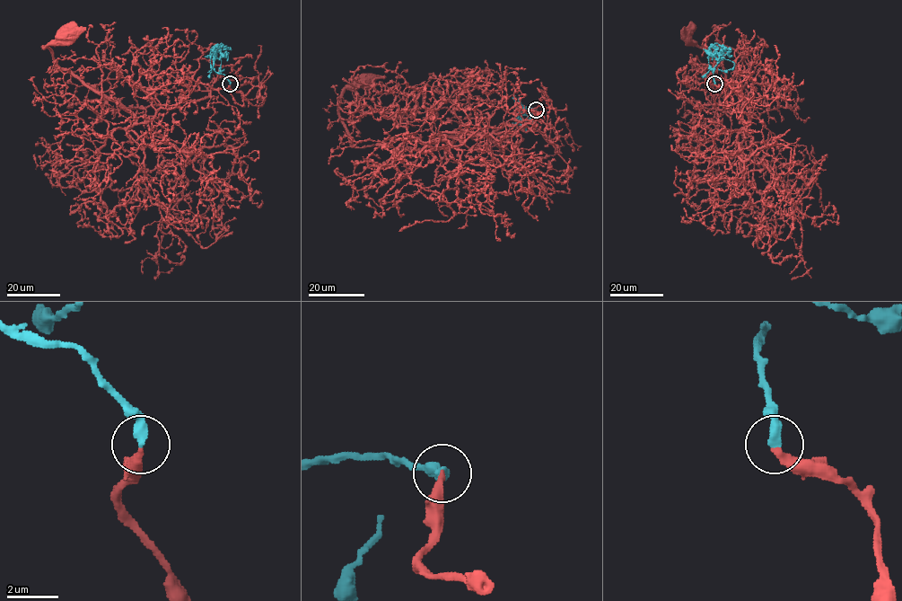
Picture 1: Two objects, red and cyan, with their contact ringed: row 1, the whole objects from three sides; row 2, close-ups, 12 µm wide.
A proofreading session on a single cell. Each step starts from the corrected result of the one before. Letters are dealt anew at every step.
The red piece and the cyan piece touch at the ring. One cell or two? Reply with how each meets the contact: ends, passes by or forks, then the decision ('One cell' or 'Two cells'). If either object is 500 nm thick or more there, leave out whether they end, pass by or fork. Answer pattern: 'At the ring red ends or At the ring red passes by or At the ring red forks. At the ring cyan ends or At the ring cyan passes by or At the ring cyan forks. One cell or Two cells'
At the ring red ends. At the ring cyan ends. One cell

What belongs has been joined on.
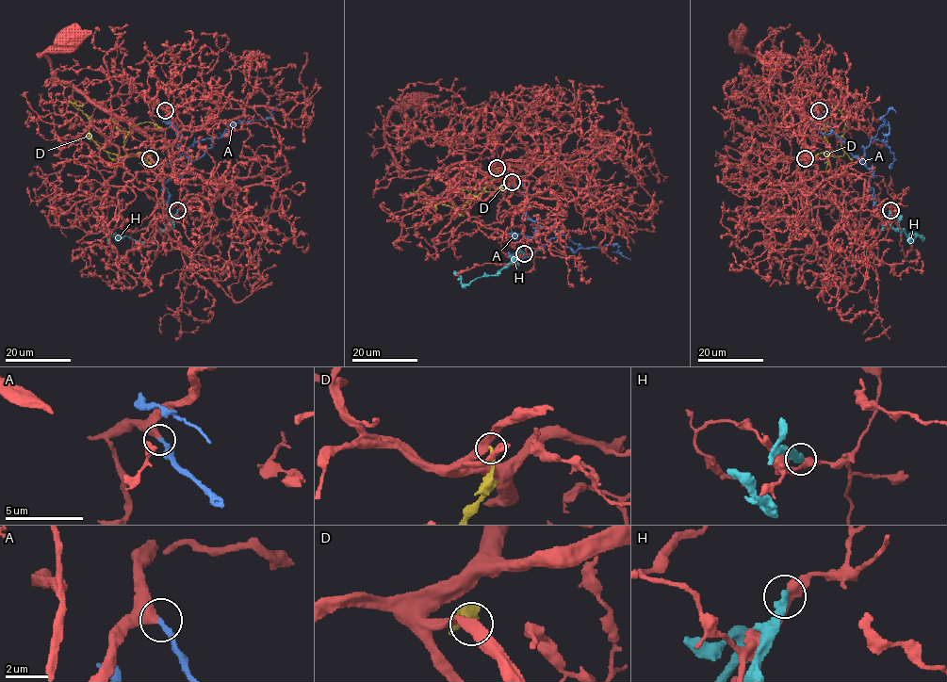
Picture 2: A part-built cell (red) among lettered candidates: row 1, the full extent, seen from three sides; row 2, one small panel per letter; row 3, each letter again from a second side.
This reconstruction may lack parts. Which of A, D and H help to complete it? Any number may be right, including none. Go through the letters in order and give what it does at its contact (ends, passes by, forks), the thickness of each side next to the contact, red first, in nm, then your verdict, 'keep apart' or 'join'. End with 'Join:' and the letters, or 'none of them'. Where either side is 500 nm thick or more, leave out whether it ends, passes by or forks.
A: it ends; calibres 480 and 280 nm; join
D: it ends; calibres 400 and 200 nm; keep apart
H: it ends; calibres 380 and 440 nm; keep apart
Join: A

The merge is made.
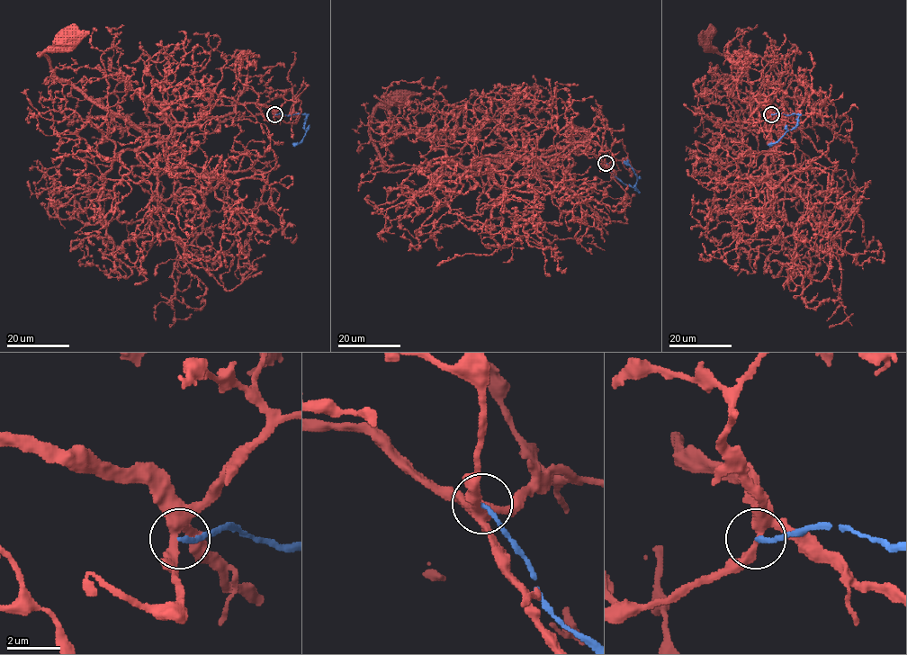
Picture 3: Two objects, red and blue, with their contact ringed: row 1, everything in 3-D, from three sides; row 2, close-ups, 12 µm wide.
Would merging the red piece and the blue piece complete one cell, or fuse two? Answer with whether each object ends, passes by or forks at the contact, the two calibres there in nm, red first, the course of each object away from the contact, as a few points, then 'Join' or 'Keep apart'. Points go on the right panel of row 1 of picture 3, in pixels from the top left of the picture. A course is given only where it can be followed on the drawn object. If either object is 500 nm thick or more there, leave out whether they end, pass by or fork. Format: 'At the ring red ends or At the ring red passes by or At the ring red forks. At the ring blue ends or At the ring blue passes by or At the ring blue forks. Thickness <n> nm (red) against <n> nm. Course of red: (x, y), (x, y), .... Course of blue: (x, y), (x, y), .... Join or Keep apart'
At the ring red forks. At the ring blue ends. Thickness 320 nm (red) against 140 nm. Course of red: (771, 114), (757, 97), (775, 143), (775, 71), (705, 41). Course of blue: (771, 114), (798, 115), (797, 123), (772, 145), (767, 145). Keep apart

